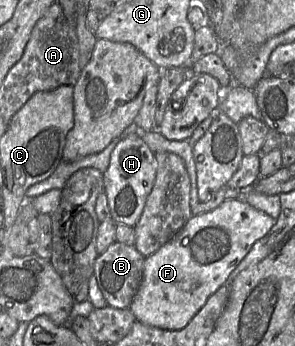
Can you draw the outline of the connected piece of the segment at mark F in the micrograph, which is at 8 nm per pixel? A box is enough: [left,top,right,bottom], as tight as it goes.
[129,199,276,330]

